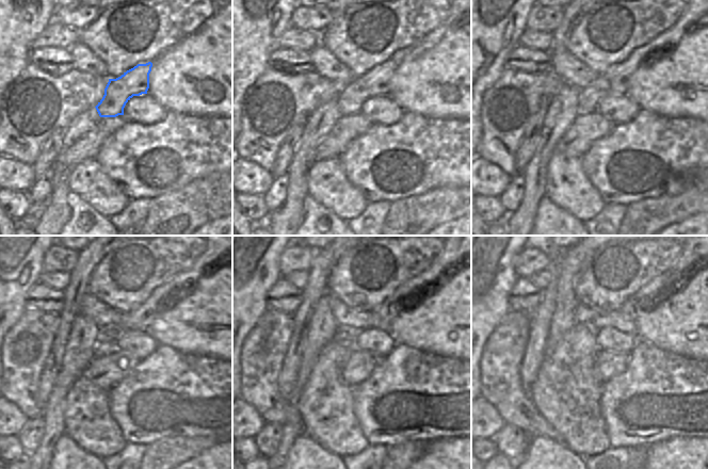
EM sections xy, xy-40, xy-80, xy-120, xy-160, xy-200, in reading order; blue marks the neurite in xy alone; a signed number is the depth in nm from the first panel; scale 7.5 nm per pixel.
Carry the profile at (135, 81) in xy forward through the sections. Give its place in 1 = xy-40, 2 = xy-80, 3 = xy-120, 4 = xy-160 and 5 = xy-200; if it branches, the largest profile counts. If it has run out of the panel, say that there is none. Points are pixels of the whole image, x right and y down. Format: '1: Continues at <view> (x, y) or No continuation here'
1: Continues at xy-40 (376, 81)
2: Continues at xy-80 (615, 80)
3: Continues at xy-120 (140, 319)
4: Continues at xy-160 (406, 296)
5: Continues at xy-200 (648, 296)

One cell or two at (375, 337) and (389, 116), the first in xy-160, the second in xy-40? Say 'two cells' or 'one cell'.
one cell

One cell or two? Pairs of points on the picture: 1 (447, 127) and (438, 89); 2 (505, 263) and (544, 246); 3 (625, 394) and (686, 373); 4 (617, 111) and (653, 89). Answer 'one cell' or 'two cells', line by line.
1: two cells
2: two cells
3: one cell
4: two cells

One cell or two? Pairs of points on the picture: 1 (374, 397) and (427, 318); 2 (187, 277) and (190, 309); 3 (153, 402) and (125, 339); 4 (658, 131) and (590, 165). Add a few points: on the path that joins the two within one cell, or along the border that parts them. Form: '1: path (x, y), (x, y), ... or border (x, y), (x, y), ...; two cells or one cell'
1: border (397, 342), (403, 342), (432, 354); two cells
2: border (209, 270), (194, 285), (188, 284), (176, 292); two cells
3: border (158, 345), (141, 360); two cells
4: path (641, 148), (618, 149), (607, 159); one cell

